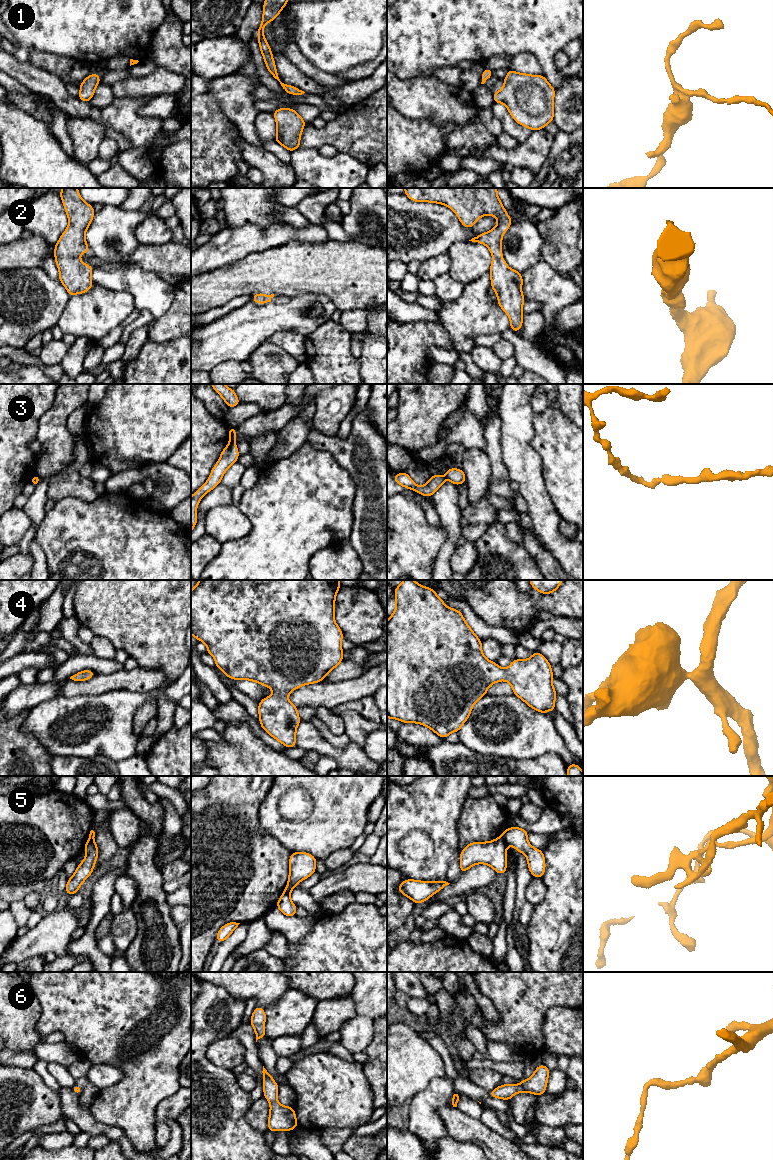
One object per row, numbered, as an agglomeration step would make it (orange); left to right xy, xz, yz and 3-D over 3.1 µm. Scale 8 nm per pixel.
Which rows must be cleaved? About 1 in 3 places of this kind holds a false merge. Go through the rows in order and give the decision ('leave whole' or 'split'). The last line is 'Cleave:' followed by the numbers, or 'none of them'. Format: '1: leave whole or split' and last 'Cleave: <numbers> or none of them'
1: leave whole
2: leave whole
3: split
4: leave whole
5: split
6: leave whole
Cleave: 3, 5

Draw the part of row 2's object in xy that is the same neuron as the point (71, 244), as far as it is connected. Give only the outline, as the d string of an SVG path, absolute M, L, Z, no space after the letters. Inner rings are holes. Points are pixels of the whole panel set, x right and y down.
M62 188L59 193L69 225L55 245L55 262L59 269L59 281L67 289L69 296L83 294L93 285L93 267L84 264L78 256L89 252L85 233L95 215L92 205L82 200L77 188Z

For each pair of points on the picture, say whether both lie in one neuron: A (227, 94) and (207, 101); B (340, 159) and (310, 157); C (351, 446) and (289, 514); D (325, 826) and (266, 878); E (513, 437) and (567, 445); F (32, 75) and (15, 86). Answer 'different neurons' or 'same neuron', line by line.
A: different neurons
B: same neuron
C: different neurons
D: different neurons
E: different neurons
F: different neurons

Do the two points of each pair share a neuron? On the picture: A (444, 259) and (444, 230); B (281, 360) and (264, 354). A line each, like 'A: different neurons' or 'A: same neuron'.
A: different neurons
B: same neuron

